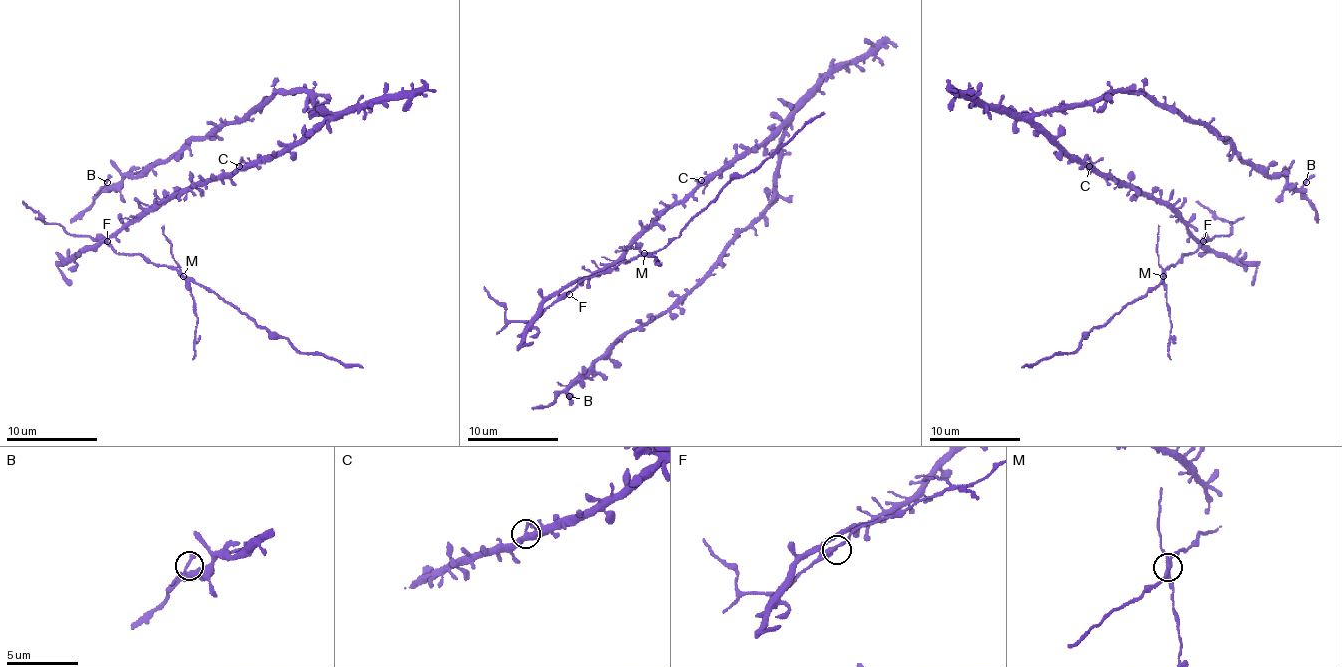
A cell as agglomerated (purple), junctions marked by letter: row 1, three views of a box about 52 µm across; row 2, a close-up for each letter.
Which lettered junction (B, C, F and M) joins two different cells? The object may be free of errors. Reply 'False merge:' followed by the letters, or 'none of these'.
False merge: M

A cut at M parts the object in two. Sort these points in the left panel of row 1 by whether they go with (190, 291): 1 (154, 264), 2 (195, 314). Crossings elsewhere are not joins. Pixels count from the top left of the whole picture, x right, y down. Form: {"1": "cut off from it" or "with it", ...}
{"1": "cut off from it", "2": "with it"}

